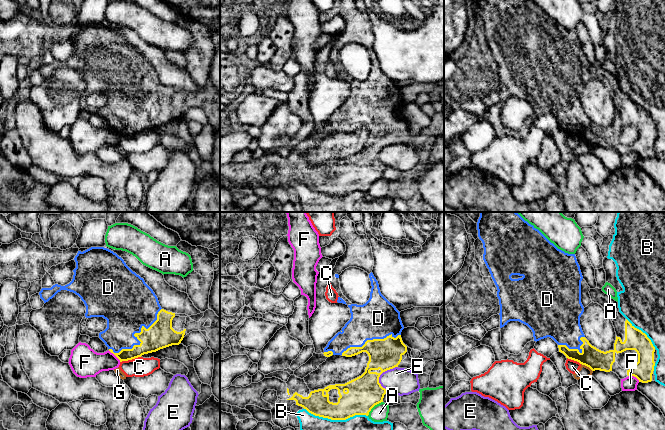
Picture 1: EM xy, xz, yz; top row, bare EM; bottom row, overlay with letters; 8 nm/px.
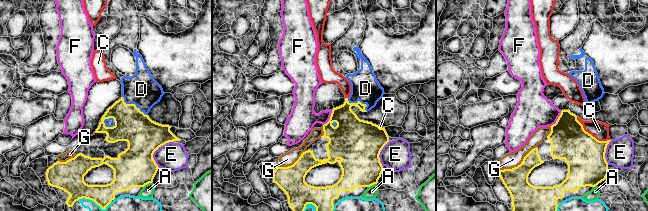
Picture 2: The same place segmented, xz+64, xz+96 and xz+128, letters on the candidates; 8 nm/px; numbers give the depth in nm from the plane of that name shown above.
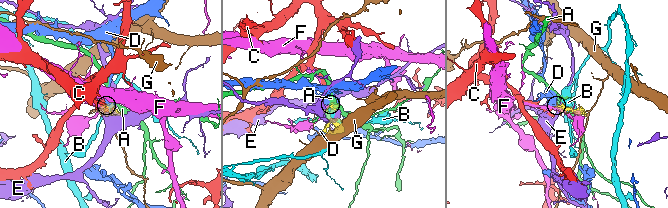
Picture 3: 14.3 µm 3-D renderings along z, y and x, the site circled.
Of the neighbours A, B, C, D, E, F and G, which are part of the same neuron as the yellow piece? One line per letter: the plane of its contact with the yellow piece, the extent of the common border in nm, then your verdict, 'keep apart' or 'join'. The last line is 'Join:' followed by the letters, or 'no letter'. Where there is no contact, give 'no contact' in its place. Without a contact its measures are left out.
A: xz | 170 nm | keep apart
B: xz | 500 nm | keep apart
C: xy | 180 nm | keep apart
D: xy | 550 nm | join
E: xz | 220 nm | keep apart
F: xy | 140 nm | keep apart
G: yz | 120 nm | keep apart
Join: D

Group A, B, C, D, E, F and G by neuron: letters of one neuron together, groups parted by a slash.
A / B / C / D / E / F / G

